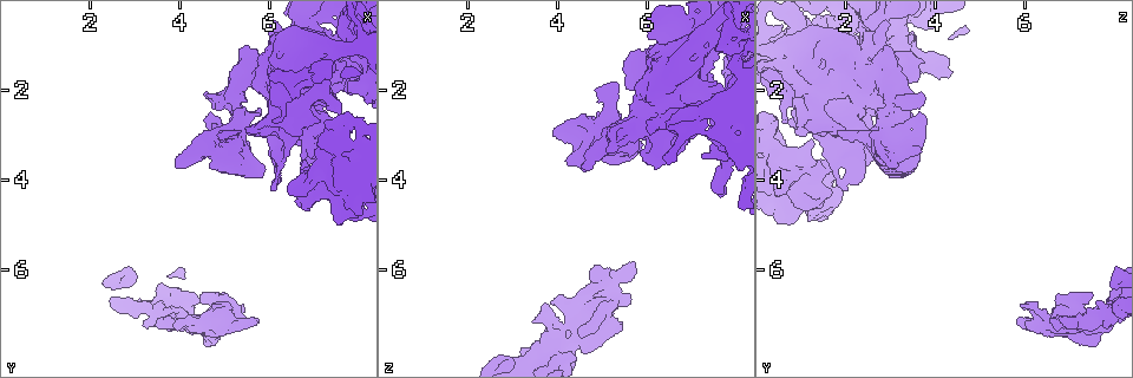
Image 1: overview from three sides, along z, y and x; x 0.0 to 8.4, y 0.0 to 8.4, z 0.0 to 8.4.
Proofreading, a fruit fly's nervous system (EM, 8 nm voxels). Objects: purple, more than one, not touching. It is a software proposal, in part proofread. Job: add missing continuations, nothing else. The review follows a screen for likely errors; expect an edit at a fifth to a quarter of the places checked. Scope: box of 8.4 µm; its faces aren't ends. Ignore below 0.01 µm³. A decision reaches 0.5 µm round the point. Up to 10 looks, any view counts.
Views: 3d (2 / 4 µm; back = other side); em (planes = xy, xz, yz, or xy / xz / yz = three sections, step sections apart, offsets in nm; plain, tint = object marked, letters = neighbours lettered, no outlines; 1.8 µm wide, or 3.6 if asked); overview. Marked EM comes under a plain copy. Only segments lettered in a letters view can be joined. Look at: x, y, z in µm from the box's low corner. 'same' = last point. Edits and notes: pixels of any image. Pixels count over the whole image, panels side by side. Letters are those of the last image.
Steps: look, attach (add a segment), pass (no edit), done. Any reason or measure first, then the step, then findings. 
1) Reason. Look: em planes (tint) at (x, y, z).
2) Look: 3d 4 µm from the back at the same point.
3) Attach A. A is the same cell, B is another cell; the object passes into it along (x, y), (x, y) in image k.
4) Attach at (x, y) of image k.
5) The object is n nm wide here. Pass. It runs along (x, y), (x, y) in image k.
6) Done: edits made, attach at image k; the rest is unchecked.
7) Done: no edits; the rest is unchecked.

Branch stops here. Look: 3d 4 µm at (4.50, 2.10, 3.75).

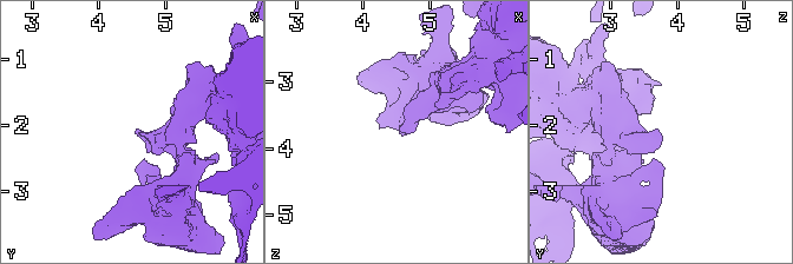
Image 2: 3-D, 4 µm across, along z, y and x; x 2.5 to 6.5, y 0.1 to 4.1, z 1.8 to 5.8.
Look: em planes (letters) at (4.55, 2.10, 3.70).

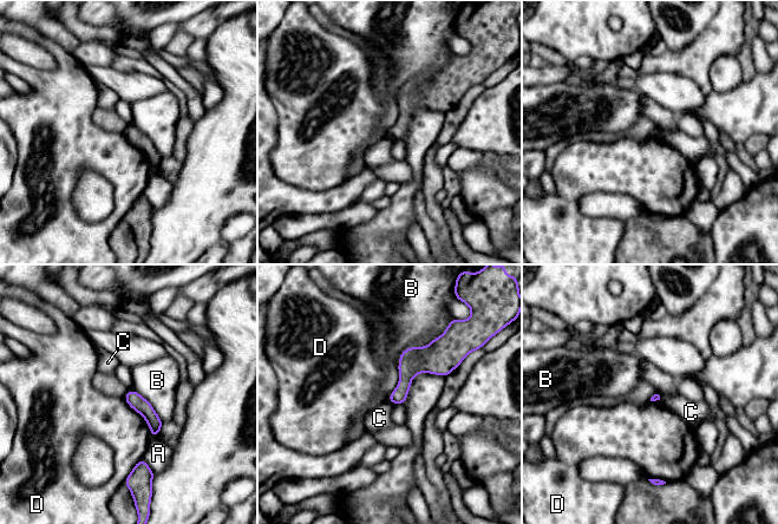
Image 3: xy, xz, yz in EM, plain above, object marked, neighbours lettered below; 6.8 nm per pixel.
Pass. A, B, C and D are other cells; a border runs along (123, 398), (145, 420), (152, 436) in image 3; none of them fits.

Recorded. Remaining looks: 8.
Closes a loop. Look: 3d 4 µm at (6.65, 1.20, 2.25).

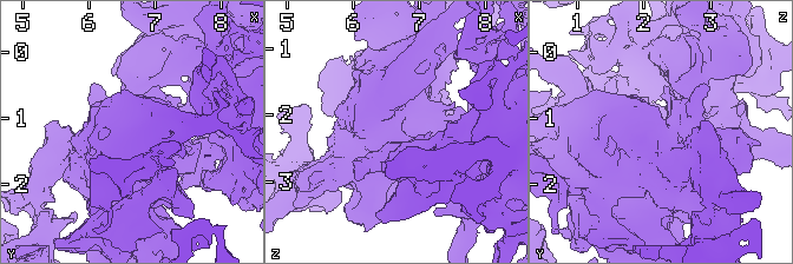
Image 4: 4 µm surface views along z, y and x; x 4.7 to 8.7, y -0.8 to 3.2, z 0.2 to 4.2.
Shape alone is not enough. Look: em 3.6 µm planes (tint) at (6.60, 1.25, 2.30).

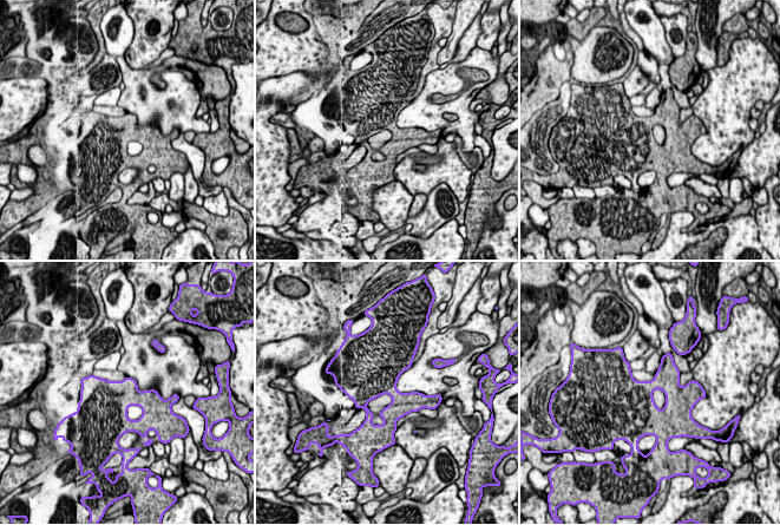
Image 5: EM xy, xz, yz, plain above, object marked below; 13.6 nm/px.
Look: em 3.6 µm planes (letters) at the same point.

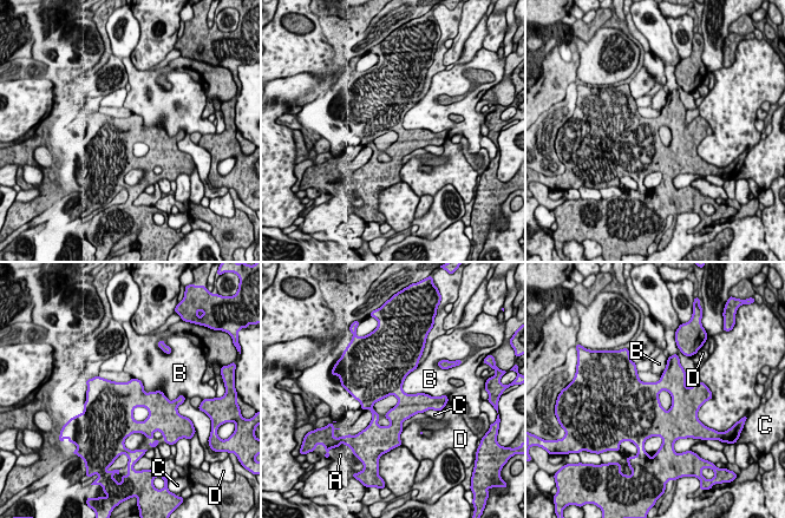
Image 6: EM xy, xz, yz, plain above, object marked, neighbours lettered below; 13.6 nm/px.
The longest contact is with B, 500 nm. Pass. A, B, C and D are other cells; a border runs along (418, 365), (403, 389), (433, 397) in image 6; none of them fits.

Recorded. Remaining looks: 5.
Closes a loop. Look: em yz step 8 (tint) at (7.60, 0.90, 0.95).

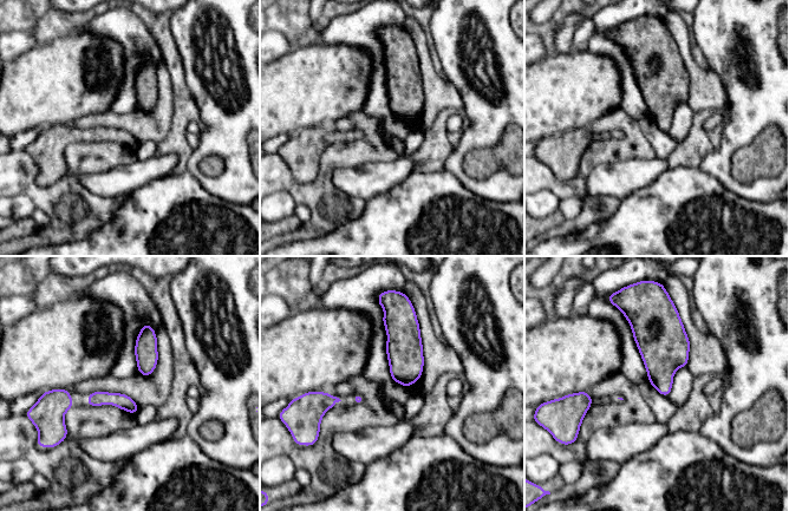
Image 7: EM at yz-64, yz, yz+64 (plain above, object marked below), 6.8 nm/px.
Look: em planes (letters) at the same point.

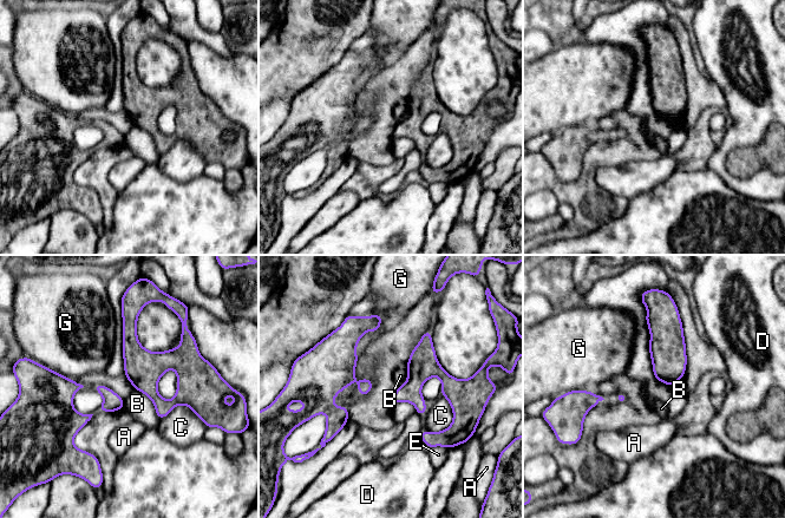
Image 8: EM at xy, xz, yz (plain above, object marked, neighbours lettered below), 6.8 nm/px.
The object is 140 nm wide here. Pass. A, B, C, D, E and G are other cells; a border runs along (133, 388), (150, 399), (161, 419) in image 8; none of them fits.

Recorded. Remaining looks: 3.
Four arms meet. Look: 3d 2 µm at (3.90, 7.00, 7.60).

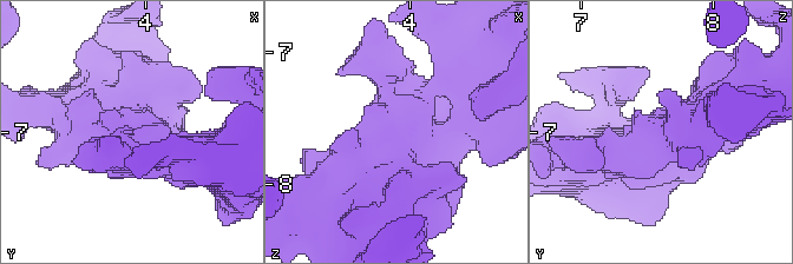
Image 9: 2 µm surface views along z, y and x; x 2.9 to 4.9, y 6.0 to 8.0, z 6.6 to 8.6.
4 arms meet here; now the EM. Look: em xz step 8 (letters) at (3.88, 6.98, 7.62).

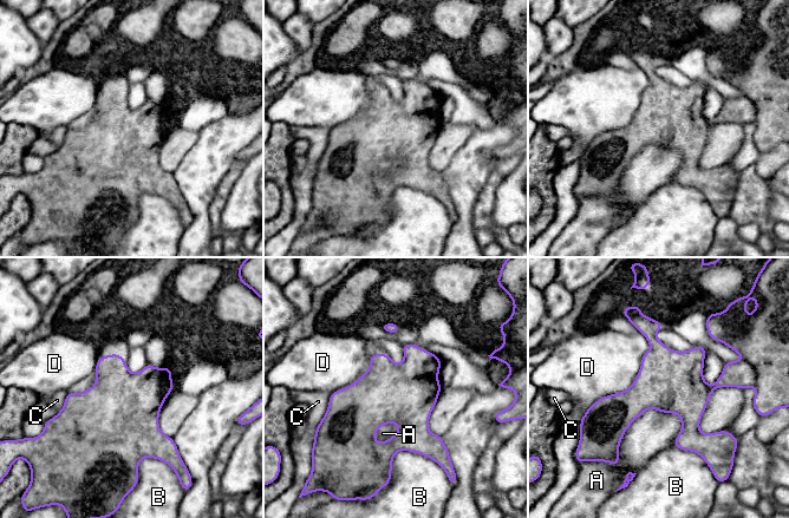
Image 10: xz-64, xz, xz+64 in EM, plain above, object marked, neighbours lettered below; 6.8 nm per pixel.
The object is 420 nm wide here. Pass. A, B, C and D are other cells; a border runs along (662, 411), (680, 420), (672, 446) in image 10; no lettered segment goes on from it.

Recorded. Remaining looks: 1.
Done: no edits; the rest is unchecked.

